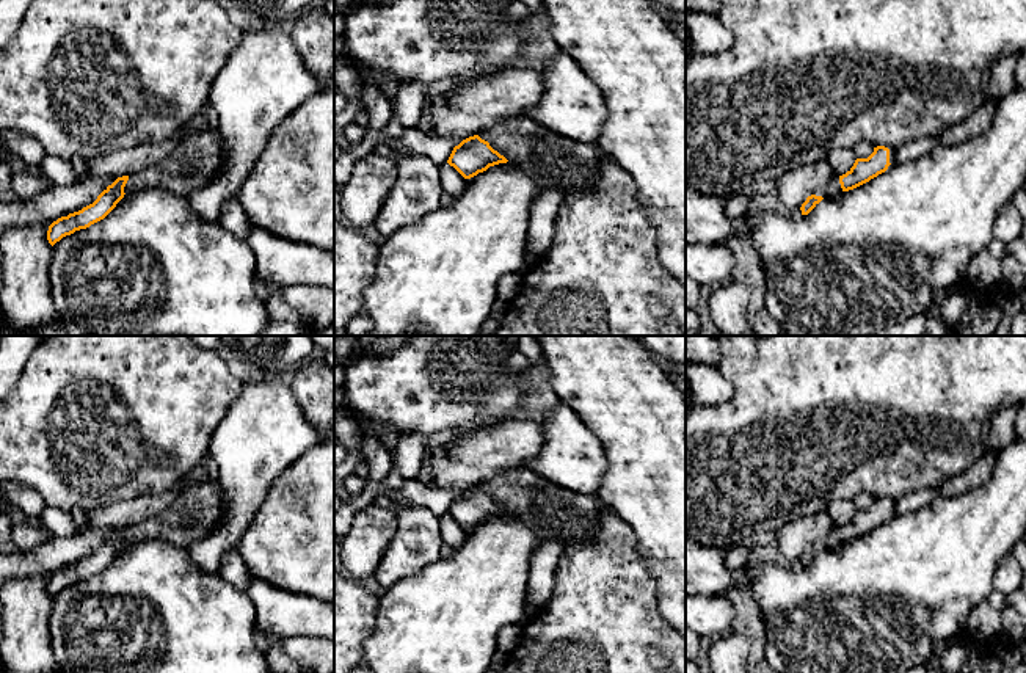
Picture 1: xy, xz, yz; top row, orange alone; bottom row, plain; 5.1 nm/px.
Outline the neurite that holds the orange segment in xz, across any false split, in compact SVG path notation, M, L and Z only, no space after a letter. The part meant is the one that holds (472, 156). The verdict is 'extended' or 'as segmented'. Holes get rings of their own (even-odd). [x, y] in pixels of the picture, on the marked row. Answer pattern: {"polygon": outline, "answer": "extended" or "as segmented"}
{"polygon": "M522 115L463 140L447 163L471 179L508 162L535 180L538 196L549 188L566 195L587 188L599 160L610 160L599 146L566 140Z", "answer": "extended"}

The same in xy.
{"polygon": "M213 126L190 133L177 140L162 162L138 174L118 177L93 204L53 221L49 226L47 240L53 246L63 237L89 227L104 220L126 195L138 190L162 188L187 196L202 188L221 165L223 151Z", "answer": "extended"}

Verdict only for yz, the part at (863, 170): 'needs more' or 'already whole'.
needs more

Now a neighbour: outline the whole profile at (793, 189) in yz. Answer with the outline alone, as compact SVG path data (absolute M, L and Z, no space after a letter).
M827 160L799 166L777 180L777 195L788 213L802 207L808 196L824 190L835 173Z

